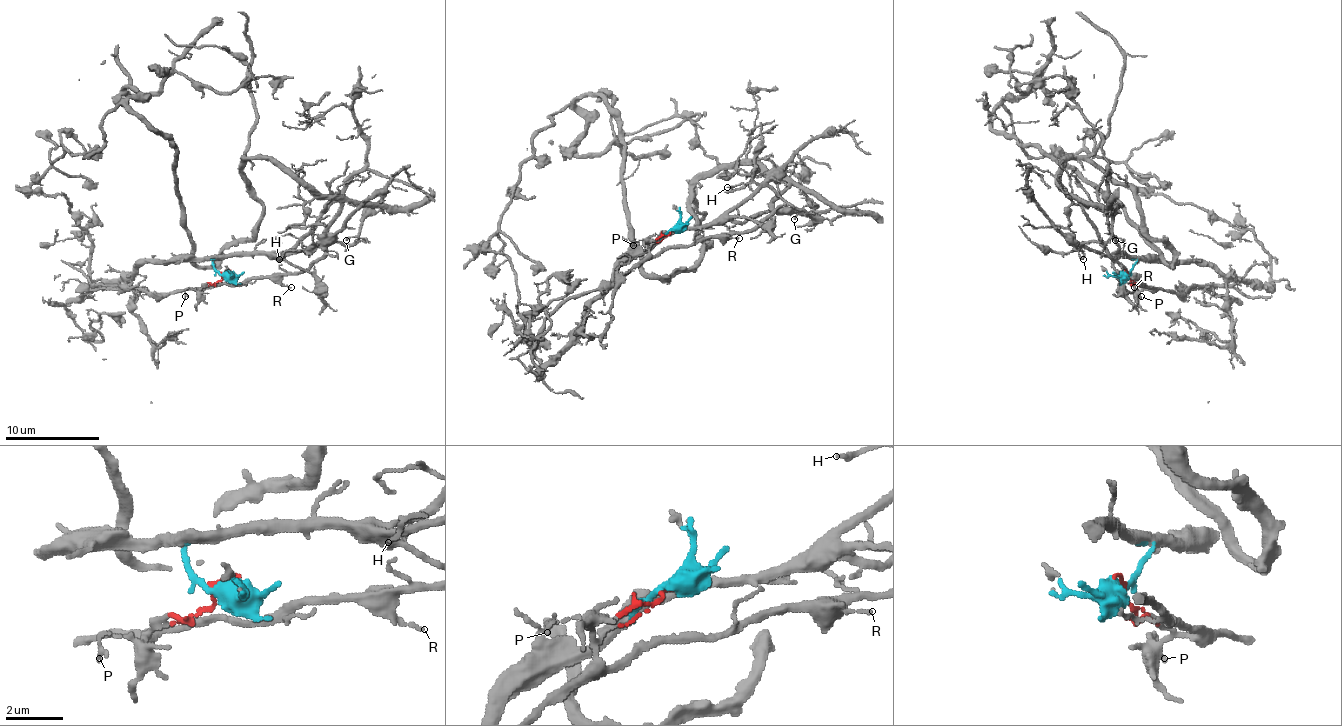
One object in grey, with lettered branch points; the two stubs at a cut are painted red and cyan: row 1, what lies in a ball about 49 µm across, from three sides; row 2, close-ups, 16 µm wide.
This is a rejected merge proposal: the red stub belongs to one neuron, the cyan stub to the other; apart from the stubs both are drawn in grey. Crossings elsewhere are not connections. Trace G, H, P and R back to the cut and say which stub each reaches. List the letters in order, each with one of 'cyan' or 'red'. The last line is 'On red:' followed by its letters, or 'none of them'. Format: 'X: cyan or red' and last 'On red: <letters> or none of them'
G: cyan
H: cyan
P: red
R: red
On red: P, R

